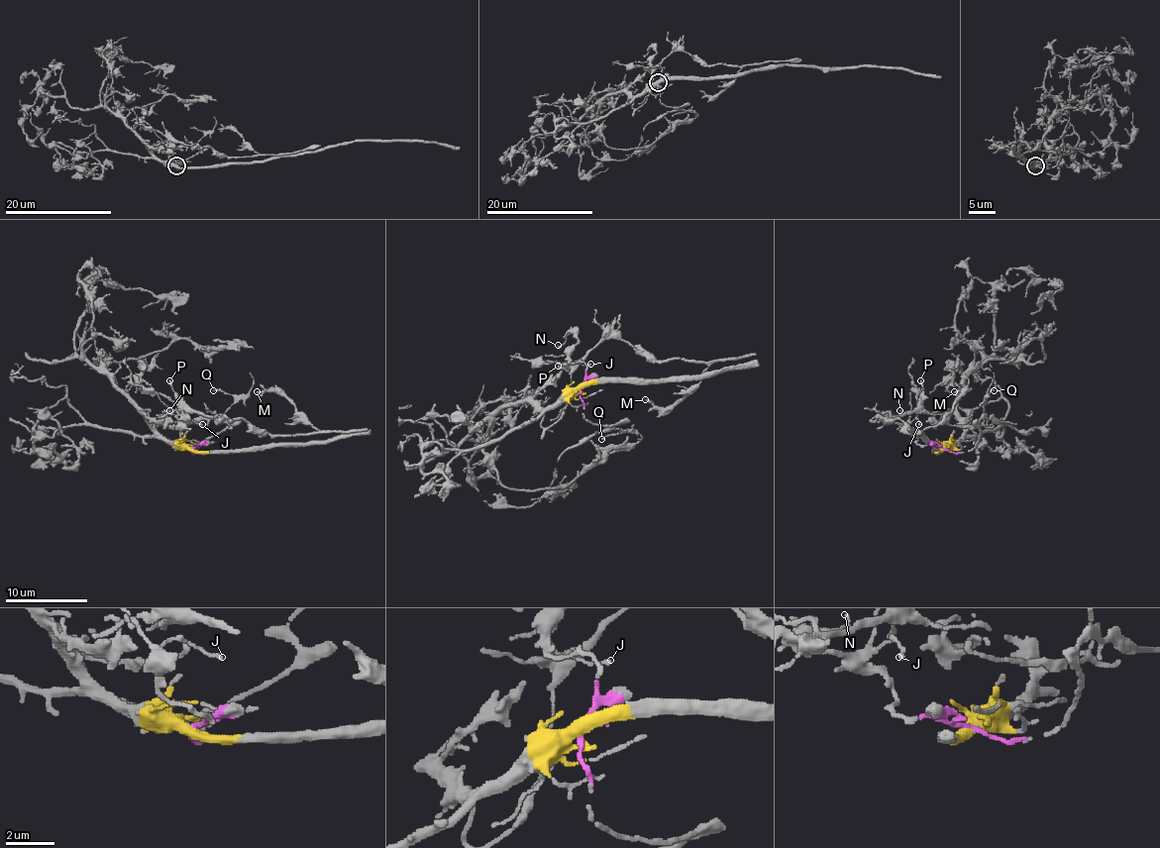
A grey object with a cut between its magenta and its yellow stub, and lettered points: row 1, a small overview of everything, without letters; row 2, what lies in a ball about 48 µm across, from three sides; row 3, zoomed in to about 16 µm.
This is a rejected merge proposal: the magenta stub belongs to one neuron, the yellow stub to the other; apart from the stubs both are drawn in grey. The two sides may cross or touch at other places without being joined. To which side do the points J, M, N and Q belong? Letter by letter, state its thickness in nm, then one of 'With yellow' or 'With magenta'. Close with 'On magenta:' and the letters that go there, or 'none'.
J: Thickness 120 nm. With magenta
M: Thickness 200 nm. With yellow
N: Thickness 120 nm. With magenta
Q: Thickness 140 nm. With magenta
On magenta: J, N, Q

